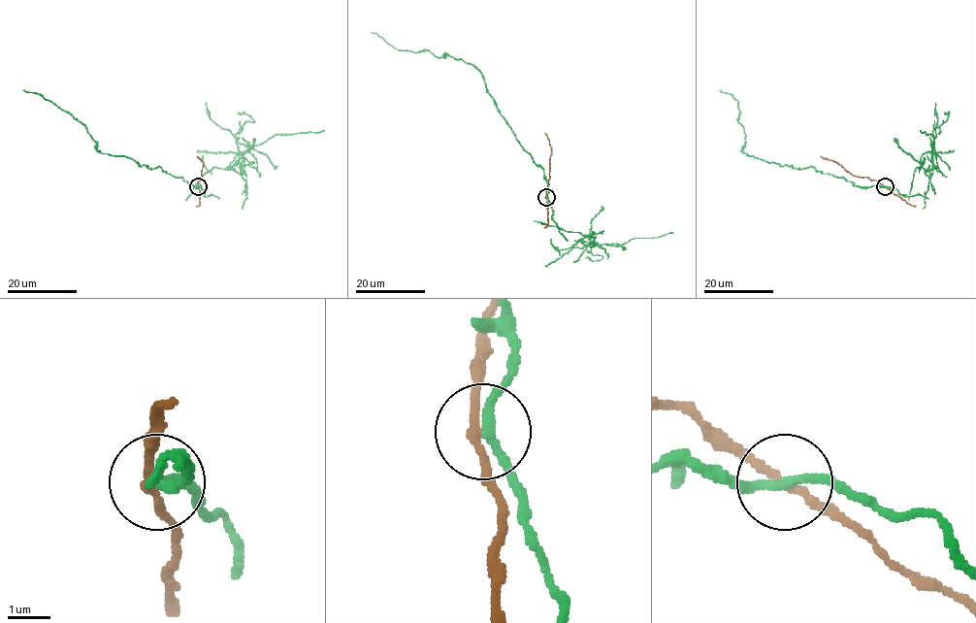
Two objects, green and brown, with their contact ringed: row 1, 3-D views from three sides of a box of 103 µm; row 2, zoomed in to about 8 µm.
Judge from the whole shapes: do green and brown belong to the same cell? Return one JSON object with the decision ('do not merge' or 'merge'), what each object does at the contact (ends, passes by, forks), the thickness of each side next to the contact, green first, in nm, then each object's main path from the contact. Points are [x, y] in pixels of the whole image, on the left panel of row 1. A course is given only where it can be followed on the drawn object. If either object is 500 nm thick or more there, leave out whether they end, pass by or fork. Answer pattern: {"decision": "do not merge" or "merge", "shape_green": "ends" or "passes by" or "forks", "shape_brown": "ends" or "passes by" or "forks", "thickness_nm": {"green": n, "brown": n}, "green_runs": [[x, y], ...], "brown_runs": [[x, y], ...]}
{"decision": "do not merge", "shape_green": "passes by", "shape_brown": "passes by", "thickness_nm": {"green": 200, "brown": 180}, "green_runs": [[198, 186], [159, 167], [148, 168], [126, 156], [99, 151], [87, 127], [40, 94], [23, 90]], "brown_runs": [[198, 186], [204, 163], [197, 156]]}

